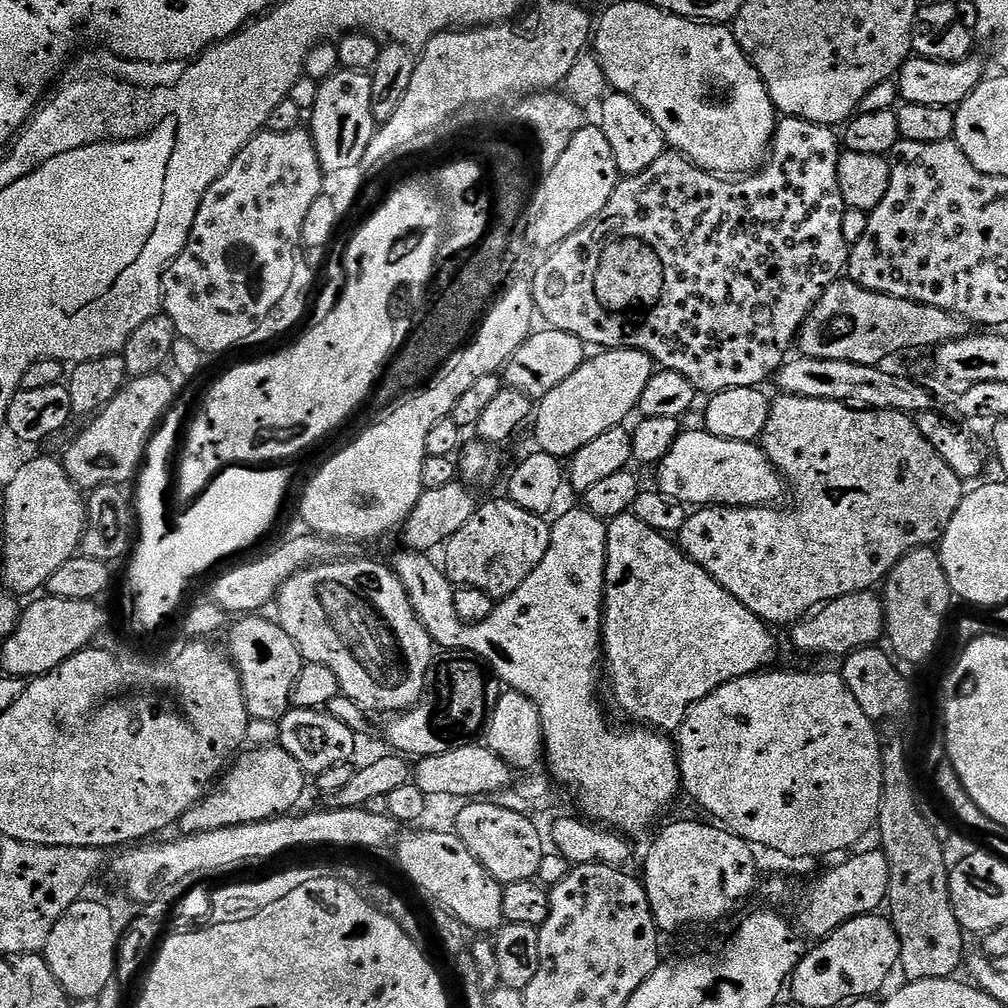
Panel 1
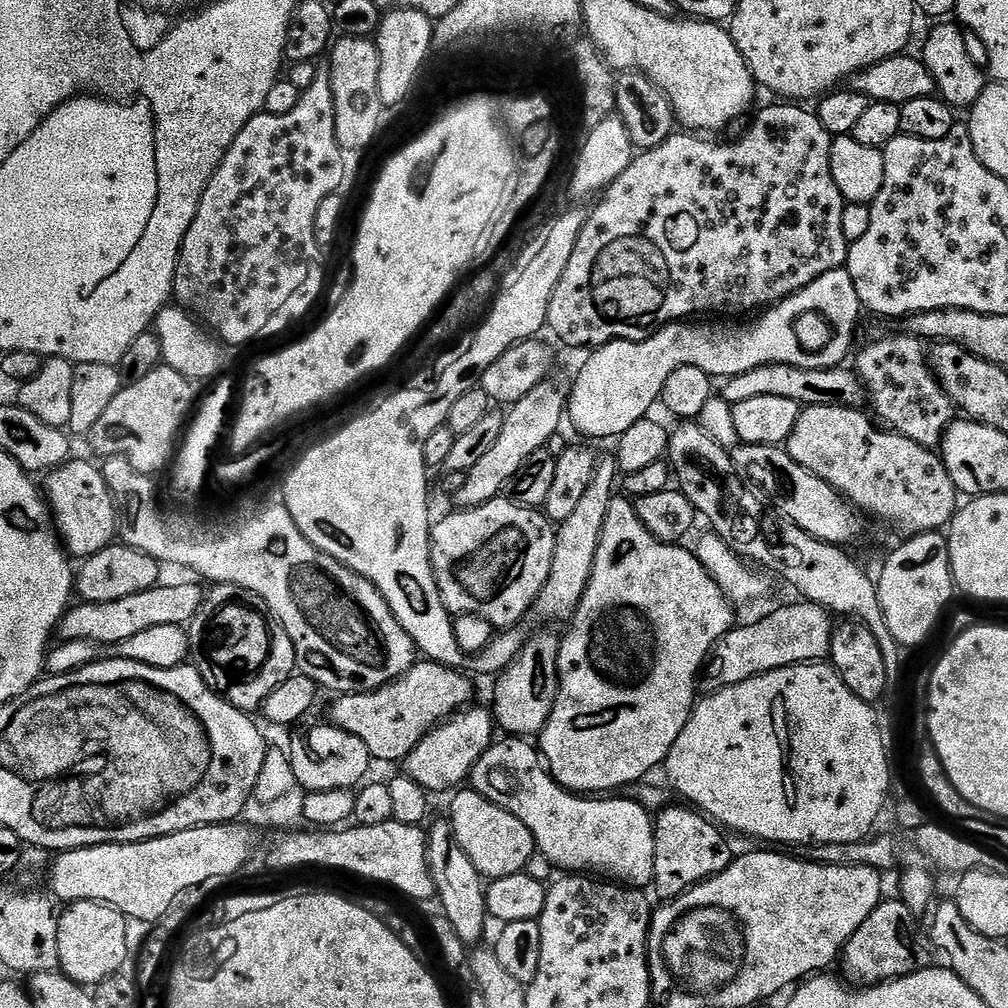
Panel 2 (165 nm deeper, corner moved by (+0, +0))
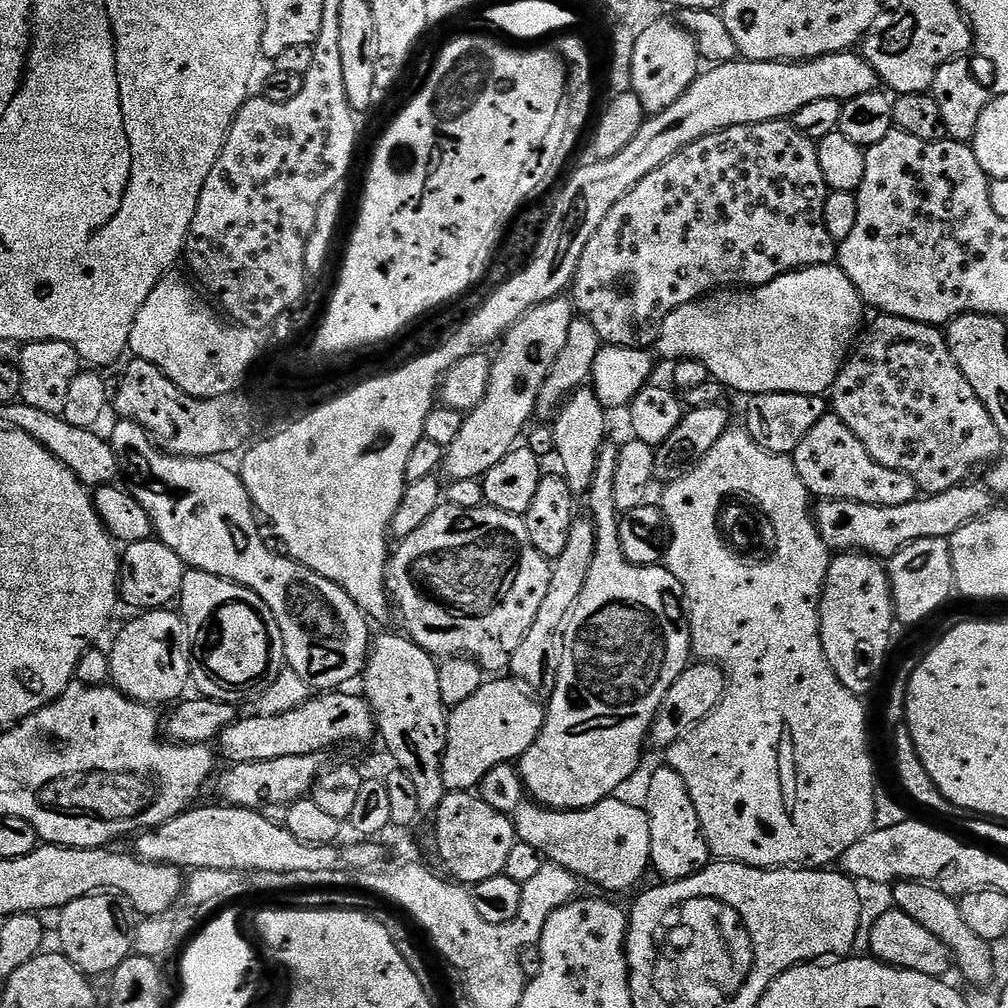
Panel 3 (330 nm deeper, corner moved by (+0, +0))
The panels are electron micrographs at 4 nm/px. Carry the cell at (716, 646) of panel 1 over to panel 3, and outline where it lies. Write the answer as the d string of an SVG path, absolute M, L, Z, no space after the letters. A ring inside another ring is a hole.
M611 446L602 448L594 482L586 494L588 504L592 507L590 516L596 526L594 562L590 562L590 574L586 574L586 586L582 586L582 594L578 598L576 609L572 611L568 621L568 633L564 639L562 666L558 670L556 688L550 694L549 700L552 701L547 701L546 704L544 726L534 742L534 746L530 746L530 750L526 750L526 754L520 757L518 761L519 776L523 780L531 799L546 808L558 811L578 811L580 808L592 808L596 803L600 803L608 797L614 797L618 786L625 782L626 778L630 777L630 774L634 774L640 768L642 761L645 759L643 758L644 744L646 748L650 740L652 723L655 722L658 710L662 706L662 698L666 698L670 686L674 686L674 682L678 682L678 674L682 674L682 670L688 668L694 656L692 651L692 629L688 627L686 604L682 599L682 589L678 578L674 578L674 574L667 566L661 566L660 564L632 564L624 556L624 550L620 545L621 517L616 511L616 503L614 502L614 470L617 466L617 449L615 447L611 448Z

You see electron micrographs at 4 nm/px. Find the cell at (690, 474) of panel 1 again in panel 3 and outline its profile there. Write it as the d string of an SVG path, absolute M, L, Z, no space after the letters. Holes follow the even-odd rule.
M972 483L959 484L942 494L924 494L898 506L824 498L815 505L814 519L820 528L820 537L826 542L829 550L840 554L857 551L877 558L891 558L922 538L948 540L958 530L962 530L962 526L991 512L994 507L992 493L987 487L980 485L979 488Z

